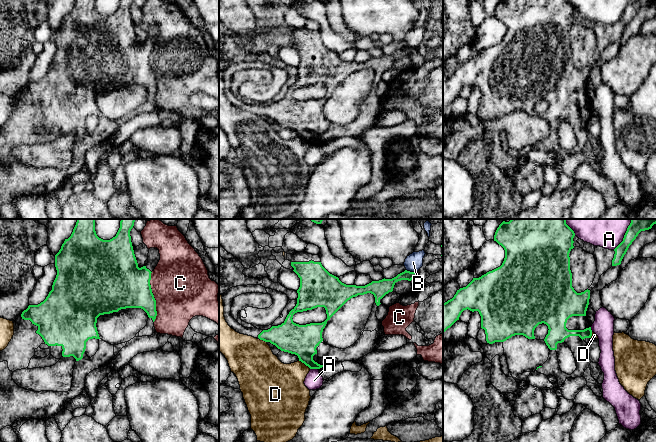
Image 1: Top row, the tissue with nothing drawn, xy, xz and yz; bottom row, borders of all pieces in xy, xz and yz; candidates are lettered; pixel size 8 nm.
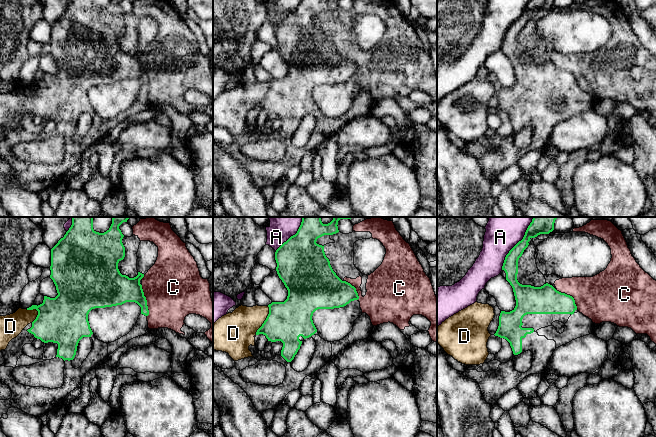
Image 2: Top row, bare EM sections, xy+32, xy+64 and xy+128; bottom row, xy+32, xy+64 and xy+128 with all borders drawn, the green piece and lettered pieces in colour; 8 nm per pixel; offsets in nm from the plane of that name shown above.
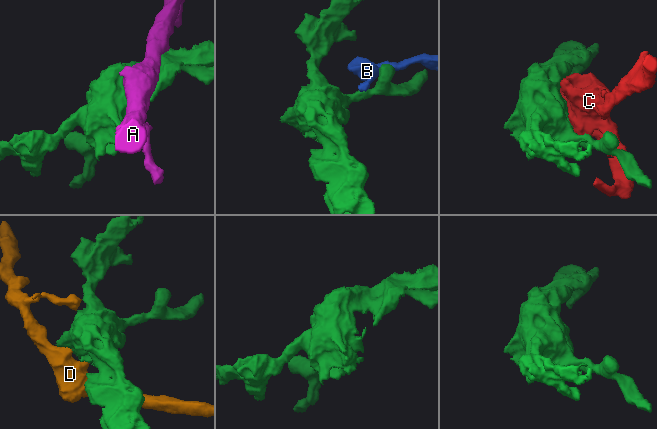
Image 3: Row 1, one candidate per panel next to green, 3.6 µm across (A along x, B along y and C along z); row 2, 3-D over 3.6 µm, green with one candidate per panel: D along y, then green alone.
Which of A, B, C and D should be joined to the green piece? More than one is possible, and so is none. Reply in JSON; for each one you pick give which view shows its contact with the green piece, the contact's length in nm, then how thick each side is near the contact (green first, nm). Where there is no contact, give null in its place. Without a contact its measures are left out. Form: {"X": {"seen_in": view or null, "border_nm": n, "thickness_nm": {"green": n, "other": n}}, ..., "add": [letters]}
{"add": []}

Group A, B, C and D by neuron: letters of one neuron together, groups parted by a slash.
A / B / C / D

